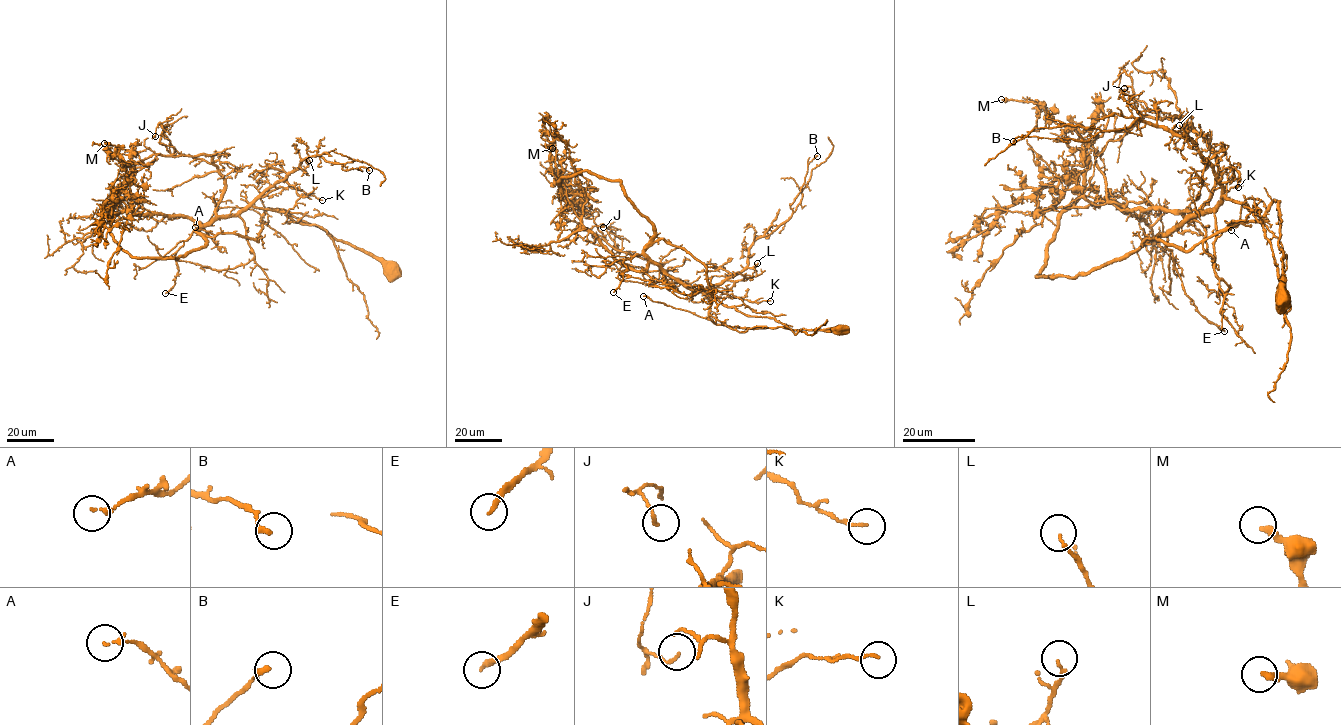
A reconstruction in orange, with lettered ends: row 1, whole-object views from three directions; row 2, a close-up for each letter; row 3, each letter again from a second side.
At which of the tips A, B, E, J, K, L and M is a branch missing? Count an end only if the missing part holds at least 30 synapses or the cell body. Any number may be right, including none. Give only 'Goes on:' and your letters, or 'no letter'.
Goes on: E

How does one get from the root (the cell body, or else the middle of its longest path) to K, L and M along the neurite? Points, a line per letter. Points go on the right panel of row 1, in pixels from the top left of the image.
K: (1283, 300), (1277, 201), (1187, 250), (1143, 244), (1209, 212), (1229, 167), (1238, 187)
L: (1283, 300), (1277, 201), (1187, 250), (1143, 244), (1221, 200), (1179, 125)
M: (1283, 300), (1277, 201), (1187, 250), (1143, 244), (1192, 216), (1119, 210), (1091, 142), (1038, 104), (1001, 99)

